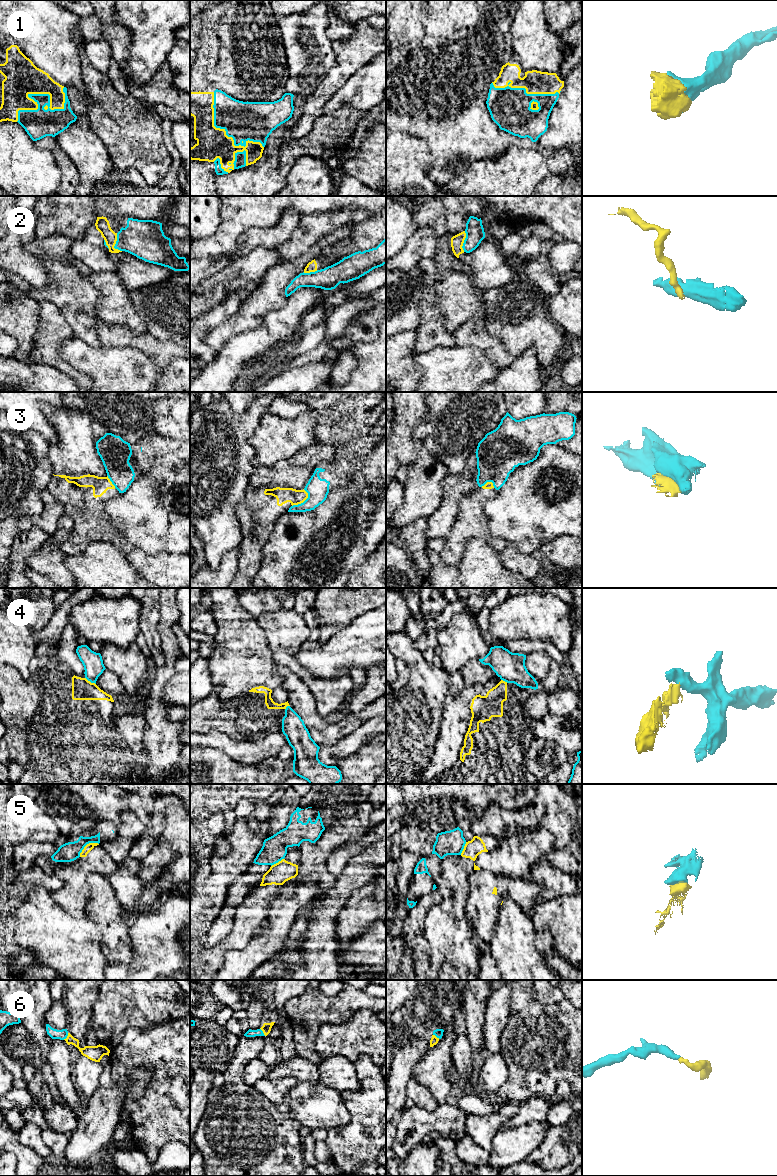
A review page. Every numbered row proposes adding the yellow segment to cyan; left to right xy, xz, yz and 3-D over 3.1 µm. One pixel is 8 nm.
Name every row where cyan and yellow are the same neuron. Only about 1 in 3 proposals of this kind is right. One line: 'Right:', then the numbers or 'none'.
Right: 1, 6

